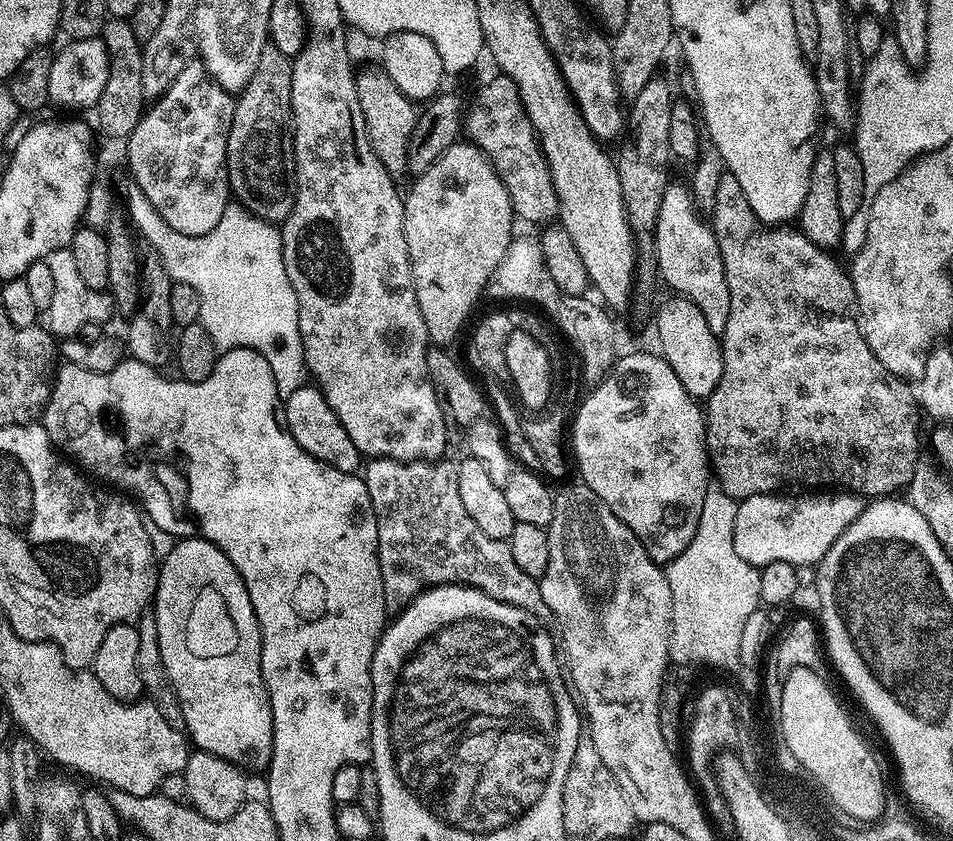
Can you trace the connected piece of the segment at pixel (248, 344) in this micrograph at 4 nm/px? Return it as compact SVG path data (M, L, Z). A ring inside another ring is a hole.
M134 182L129 183L126 216L134 225L135 231L152 243L153 250L160 255L159 263L173 281L194 286L200 303L199 322L209 331L217 349L252 348L262 353L266 362L270 362L270 370L282 398L287 398L294 394L294 390L305 387L310 373L304 365L302 338L298 330L298 298L294 294L294 286L290 286L290 278L286 278L280 228L273 221L256 216L239 202L232 202L222 218L218 218L218 226L214 226L214 230L210 230L205 236L178 234L173 228L166 226L162 214L158 214L158 210L150 206L150 202Z

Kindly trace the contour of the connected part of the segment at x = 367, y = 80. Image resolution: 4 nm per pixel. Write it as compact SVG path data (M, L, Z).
M383 67L364 68L355 73L356 89L358 90L358 106L362 106L362 118L366 118L366 134L370 138L370 146L374 154L386 166L386 170L393 174L399 174L409 165L409 148L412 139L412 131L415 128L418 117L418 108L413 101L408 99L398 86L390 78L390 74L384 72Z

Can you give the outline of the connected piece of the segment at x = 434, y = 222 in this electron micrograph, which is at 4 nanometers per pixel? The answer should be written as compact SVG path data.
M455 142L441 154L425 172L415 177L412 189L406 192L404 202L404 237L408 257L412 263L412 285L418 298L418 310L422 310L422 322L426 322L429 341L436 346L452 346L456 335L464 328L472 307L489 287L506 246L514 235L512 203L506 186L492 169L487 156L471 142Z

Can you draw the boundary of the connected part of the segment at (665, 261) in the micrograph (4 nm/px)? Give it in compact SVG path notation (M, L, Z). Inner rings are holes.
M676 182L669 183L666 194L662 194L662 210L658 210L658 222L656 223L656 267L661 281L664 280L673 289L677 296L694 302L698 310L706 317L706 326L714 330L717 338L724 332L726 318L730 318L730 286L726 286L726 270L722 266L722 254L718 250L716 235L711 227L702 221L701 213L692 203L692 193L687 187L684 188Z

